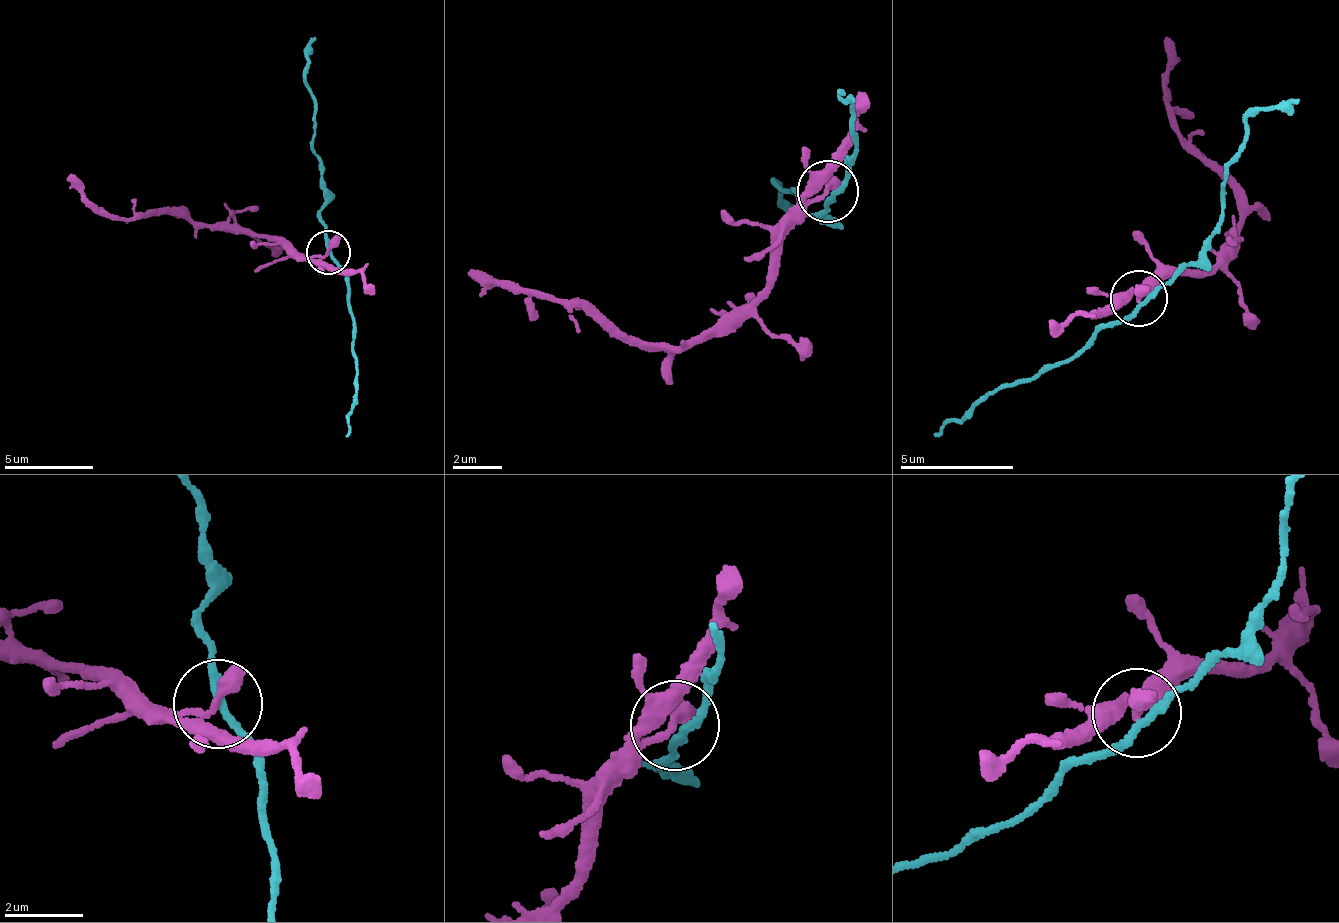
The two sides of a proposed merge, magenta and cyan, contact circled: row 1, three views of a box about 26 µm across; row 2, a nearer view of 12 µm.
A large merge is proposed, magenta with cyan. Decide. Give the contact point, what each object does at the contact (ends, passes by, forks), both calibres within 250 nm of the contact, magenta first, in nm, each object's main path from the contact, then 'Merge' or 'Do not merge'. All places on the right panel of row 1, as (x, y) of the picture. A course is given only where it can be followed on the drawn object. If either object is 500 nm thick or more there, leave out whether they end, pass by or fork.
Place: (1139, 298). At the ring magenta ends. At the ring cyan passes by. Thickness 380 nm (magenta) against 190 nm. Course of magenta: (1140, 297), (1195, 272), (1208, 270), (1238, 215), (1227, 176), (1187, 144), (1173, 122), (1167, 37). Course of cyan: (1140, 302), (1219, 224), (1223, 163), (1241, 149), (1249, 118), (1299, 101). Do not merge

